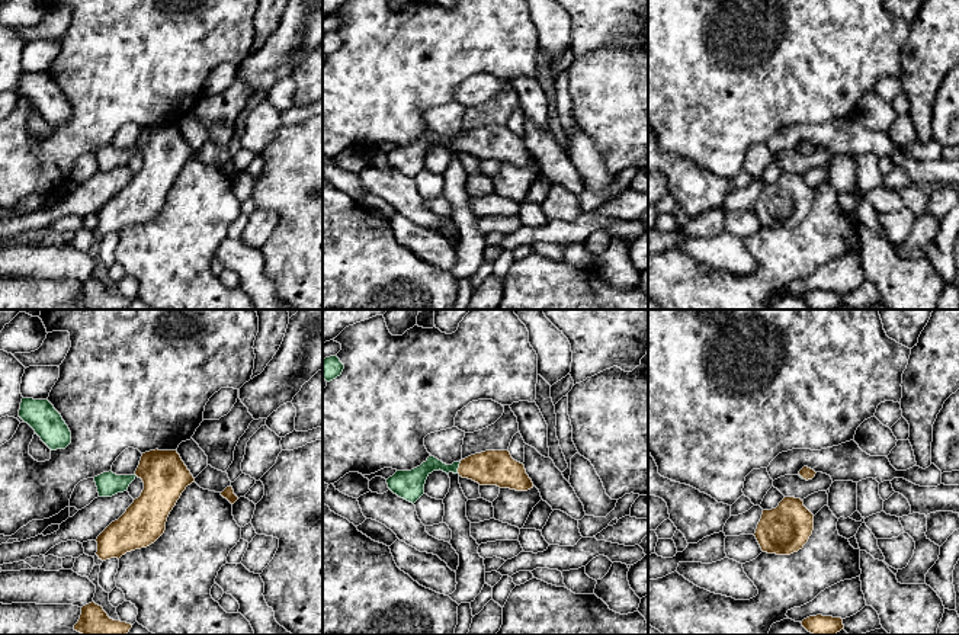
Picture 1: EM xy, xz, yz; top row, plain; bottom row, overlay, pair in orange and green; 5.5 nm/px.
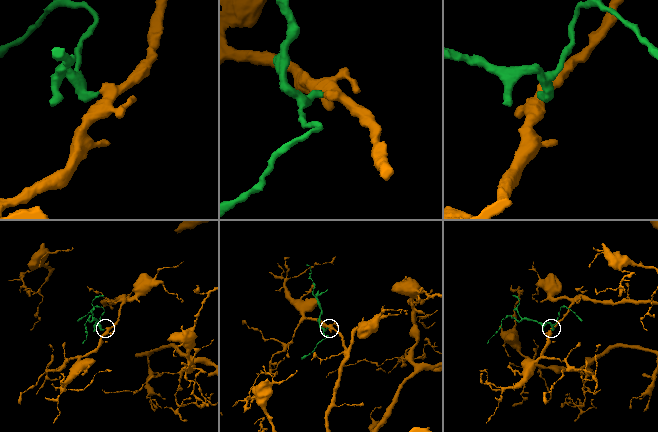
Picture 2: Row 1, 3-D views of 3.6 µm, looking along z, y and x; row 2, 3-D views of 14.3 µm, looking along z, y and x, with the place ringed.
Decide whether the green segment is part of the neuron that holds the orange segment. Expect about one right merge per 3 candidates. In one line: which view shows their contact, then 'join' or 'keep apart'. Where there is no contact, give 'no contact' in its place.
xz | join

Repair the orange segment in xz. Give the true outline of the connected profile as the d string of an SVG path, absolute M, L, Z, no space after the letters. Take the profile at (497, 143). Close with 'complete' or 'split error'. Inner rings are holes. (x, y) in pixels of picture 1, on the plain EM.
M485 125L452 139L430 129L426 137L411 145L397 145L387 154L387 158L394 169L414 179L424 169L427 151L439 144L458 148L480 160L497 160L516 166L533 163L525 139L514 135L509 125Z; split error

